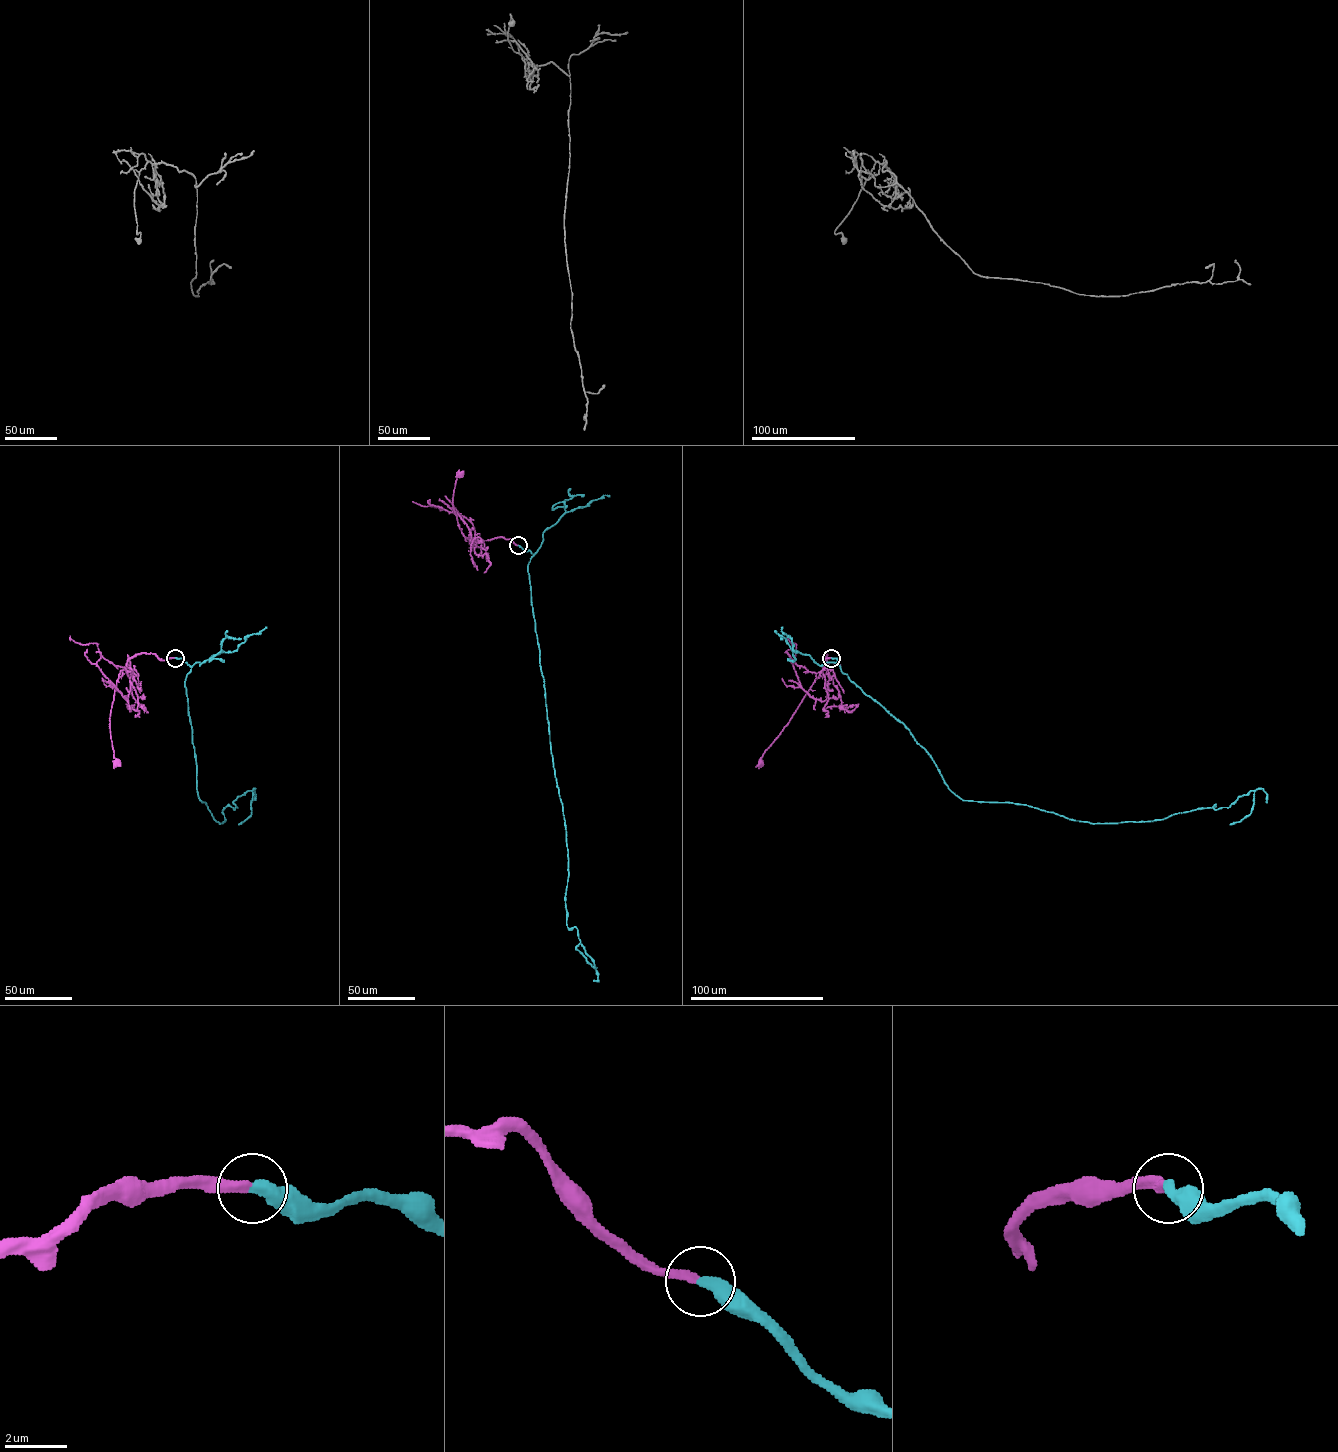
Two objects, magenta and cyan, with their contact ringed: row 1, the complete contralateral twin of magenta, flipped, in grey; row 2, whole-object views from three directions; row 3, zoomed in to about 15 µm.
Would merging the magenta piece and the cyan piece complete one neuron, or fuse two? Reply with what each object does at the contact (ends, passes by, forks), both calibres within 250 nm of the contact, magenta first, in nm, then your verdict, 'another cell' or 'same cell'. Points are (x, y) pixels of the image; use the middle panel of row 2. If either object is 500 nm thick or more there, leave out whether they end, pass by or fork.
magenta ends | cyan ends | 280/440 nm | same cell

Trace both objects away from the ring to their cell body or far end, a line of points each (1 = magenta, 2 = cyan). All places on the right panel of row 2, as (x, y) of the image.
1: (831, 658), (825, 660), (823, 654), (826, 653), (824, 668), (788, 723), (765, 751), (760, 763)
2: (831, 658), (903, 724), (964, 800), (1117, 823), (1229, 807), (1253, 790), (1250, 814), (1230, 824)

